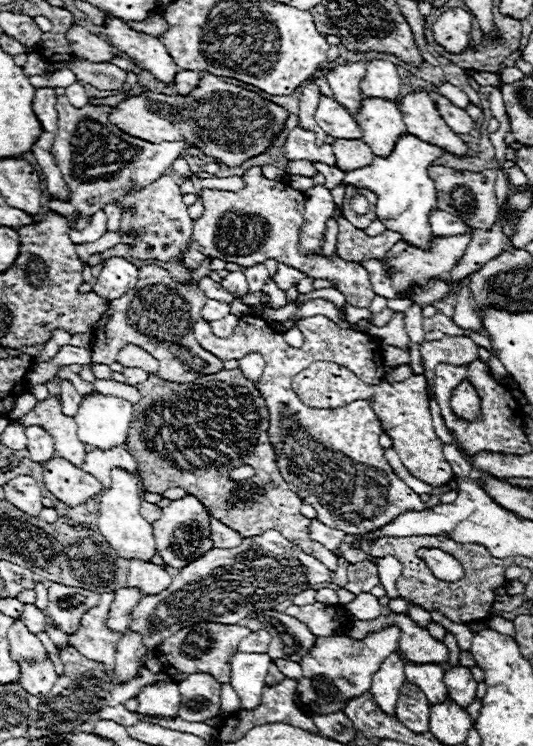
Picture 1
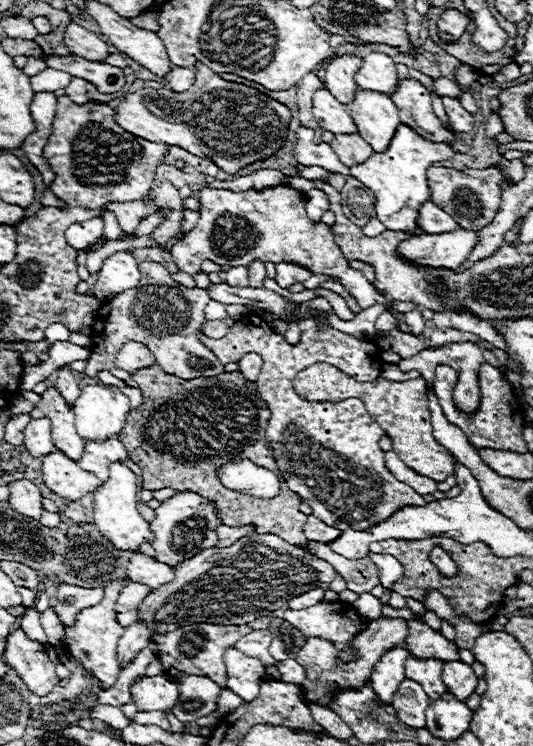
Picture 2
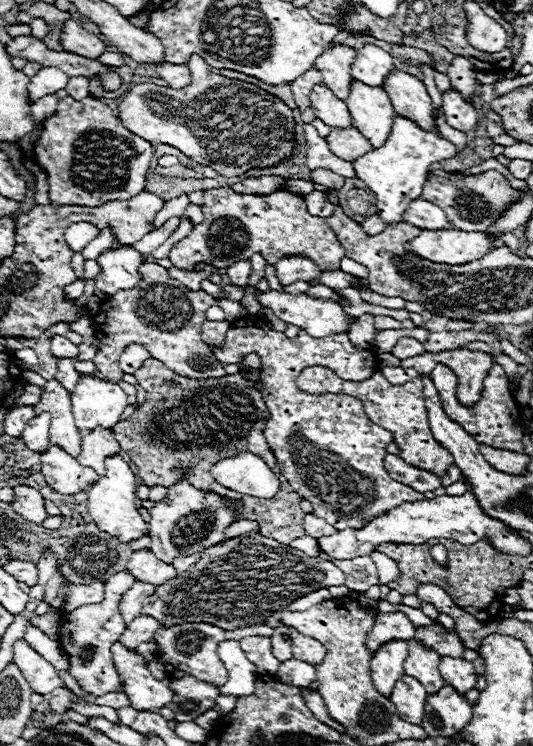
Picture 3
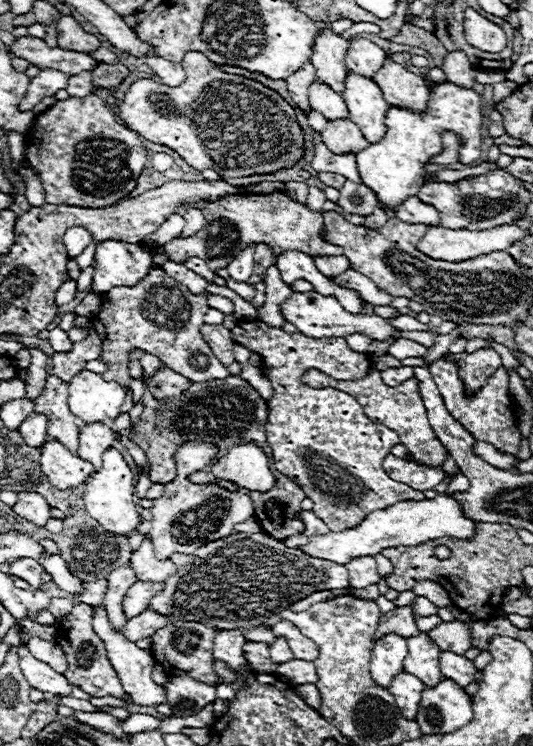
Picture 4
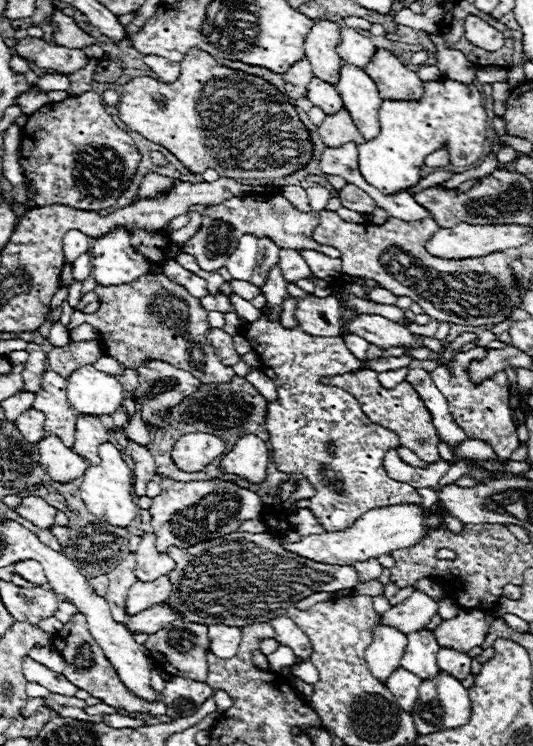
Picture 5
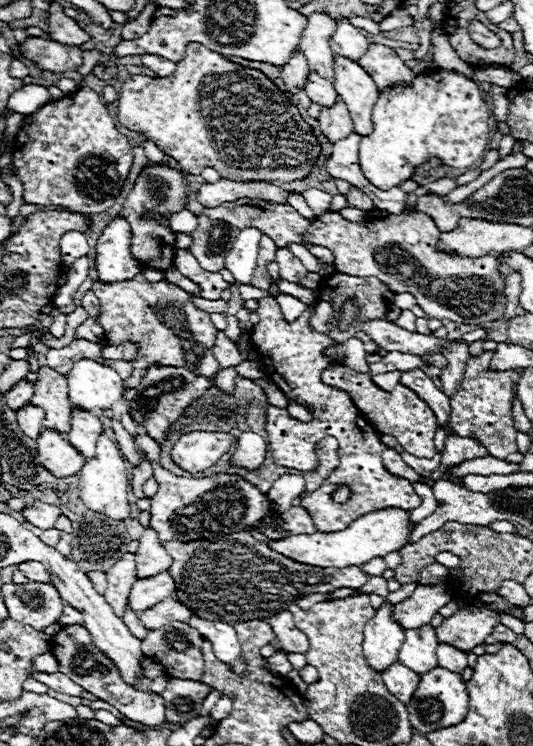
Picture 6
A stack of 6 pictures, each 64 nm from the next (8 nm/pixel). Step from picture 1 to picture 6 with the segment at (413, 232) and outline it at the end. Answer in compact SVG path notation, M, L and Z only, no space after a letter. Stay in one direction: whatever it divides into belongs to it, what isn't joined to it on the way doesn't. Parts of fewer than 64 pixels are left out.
M436 68L428 76L416 76L412 88L390 88L380 94L372 120L374 132L360 142L360 168L364 176L368 176L368 180L380 190L390 190L410 180L414 168L424 164L430 156L442 158L448 166L470 168L480 162L488 144L488 104L482 100L476 82L444 68Z

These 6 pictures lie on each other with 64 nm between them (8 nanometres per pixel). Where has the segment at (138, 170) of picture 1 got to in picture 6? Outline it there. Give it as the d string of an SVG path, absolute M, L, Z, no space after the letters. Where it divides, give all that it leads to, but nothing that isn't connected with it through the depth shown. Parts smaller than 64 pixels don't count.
M80 88L28 114L18 130L12 156L14 174L24 184L26 202L62 206L82 214L98 214L114 206L132 160L132 144L118 132L100 94L90 88Z

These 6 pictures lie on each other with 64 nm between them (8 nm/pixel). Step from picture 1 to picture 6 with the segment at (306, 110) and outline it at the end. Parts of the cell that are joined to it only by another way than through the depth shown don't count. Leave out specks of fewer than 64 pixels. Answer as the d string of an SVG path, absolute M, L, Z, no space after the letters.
M296 52L296 56L292 56L292 60L282 68L282 80L286 84L286 92L288 94L298 94L298 90L302 90L308 82L308 60L302 56L302 52Z

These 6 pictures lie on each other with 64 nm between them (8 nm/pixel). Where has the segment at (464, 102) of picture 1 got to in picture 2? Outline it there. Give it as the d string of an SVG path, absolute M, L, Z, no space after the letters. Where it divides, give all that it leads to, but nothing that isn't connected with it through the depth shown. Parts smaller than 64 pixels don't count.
M438 78L438 80L434 80L434 90L436 90L436 94L440 94L440 96L460 98L460 88L458 88L458 84L454 84L454 82L448 80L448 78Z

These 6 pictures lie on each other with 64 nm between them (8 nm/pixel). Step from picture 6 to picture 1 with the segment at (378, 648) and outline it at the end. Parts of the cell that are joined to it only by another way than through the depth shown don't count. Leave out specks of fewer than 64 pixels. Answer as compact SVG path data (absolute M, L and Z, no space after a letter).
M394 652L392 656L388 656L384 660L384 664L380 666L380 672L376 672L374 680L372 680L372 688L370 694L374 696L378 708L382 712L386 712L388 716L396 716L396 702L400 696L400 688L404 686L406 678L404 678L404 664L400 660L400 656Z

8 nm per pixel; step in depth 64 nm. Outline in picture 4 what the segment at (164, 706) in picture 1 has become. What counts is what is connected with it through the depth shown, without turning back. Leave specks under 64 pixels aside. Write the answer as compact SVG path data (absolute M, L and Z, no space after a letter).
M100 606L96 608L94 628L96 628L96 634L106 642L108 658L112 660L112 666L116 668L116 672L118 672L118 676L120 676L120 682L124 684L124 692L130 696L132 704L136 704L136 706L158 706L158 704L166 704L166 690L152 680L154 658L152 658L146 650L140 650L136 644L128 642L122 632L112 630L112 626L108 624L106 612L104 612Z

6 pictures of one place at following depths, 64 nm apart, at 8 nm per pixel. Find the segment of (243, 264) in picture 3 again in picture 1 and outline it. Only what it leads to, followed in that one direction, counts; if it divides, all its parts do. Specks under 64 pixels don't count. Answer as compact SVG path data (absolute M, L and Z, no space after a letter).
M230 272L222 282L220 282L230 294L246 294L248 292L248 282L244 272Z

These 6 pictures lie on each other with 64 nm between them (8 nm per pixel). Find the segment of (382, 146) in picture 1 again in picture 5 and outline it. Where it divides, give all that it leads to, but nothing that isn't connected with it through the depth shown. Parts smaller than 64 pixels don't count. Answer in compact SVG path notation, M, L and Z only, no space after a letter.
M344 64L340 70L340 82L336 86L344 100L344 108L350 112L354 124L366 140L372 140L380 134L378 110L382 98L374 80L360 68Z

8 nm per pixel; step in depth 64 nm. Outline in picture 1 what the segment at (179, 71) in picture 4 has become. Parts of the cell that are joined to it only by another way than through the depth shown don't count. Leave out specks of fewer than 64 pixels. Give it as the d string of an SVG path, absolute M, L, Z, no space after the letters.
M182 70L176 74L176 86L174 92L180 96L188 96L192 94L200 84L200 74L192 72L192 70Z

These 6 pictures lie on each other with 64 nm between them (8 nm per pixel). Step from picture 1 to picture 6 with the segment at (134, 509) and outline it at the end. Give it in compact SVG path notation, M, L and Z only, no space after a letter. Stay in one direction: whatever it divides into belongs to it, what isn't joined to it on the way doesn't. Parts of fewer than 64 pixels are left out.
M106 434L100 436L100 440L96 444L96 458L88 460L84 464L84 468L80 470L80 484L78 484L80 498L94 512L106 514L112 520L126 520L130 516L128 486L130 486L128 470L126 470L126 462L122 458L120 448Z

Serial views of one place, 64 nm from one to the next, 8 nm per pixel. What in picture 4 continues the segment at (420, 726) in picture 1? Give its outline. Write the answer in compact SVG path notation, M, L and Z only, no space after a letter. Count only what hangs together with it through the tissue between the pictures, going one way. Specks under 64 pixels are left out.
M400 672L400 676L394 678L388 692L394 696L396 706L400 708L402 716L406 720L416 720L416 714L420 710L424 684L416 680L416 676L410 676L408 672Z

